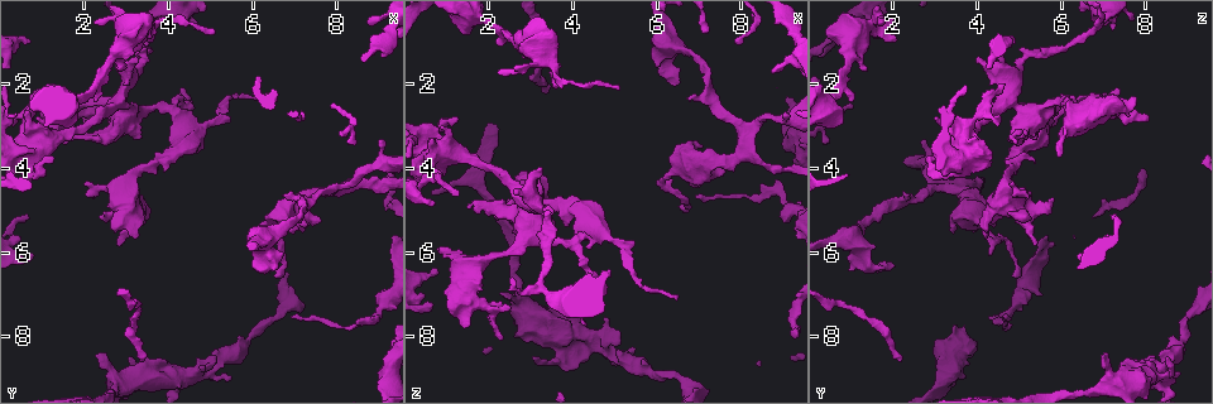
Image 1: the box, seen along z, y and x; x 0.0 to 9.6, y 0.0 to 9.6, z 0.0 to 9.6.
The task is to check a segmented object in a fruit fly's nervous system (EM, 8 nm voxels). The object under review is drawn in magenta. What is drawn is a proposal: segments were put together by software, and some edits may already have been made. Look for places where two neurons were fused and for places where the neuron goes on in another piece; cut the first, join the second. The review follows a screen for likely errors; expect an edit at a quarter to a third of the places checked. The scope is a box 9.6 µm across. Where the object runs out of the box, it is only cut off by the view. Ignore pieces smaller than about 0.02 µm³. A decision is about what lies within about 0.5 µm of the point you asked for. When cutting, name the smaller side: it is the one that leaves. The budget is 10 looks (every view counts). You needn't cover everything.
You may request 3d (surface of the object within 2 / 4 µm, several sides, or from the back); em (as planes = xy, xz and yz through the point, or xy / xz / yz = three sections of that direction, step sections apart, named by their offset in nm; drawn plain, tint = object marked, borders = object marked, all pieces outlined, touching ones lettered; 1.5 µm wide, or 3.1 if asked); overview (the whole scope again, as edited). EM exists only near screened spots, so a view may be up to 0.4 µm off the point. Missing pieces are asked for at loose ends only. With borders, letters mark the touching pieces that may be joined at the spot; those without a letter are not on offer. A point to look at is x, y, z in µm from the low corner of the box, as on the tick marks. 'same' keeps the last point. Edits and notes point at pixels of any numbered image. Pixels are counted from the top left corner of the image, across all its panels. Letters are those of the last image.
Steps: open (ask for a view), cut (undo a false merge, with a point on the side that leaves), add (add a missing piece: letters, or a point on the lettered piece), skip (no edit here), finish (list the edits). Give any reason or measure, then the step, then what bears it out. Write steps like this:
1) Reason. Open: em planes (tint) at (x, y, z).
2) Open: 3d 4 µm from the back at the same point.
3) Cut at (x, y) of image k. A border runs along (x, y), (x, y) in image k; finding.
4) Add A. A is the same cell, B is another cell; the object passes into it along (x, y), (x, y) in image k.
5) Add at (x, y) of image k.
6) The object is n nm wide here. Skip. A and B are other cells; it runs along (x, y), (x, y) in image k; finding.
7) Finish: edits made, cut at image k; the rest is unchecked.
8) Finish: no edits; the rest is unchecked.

Free end. Open: em planes (borders) at (2.80, 5.85, 5.35).

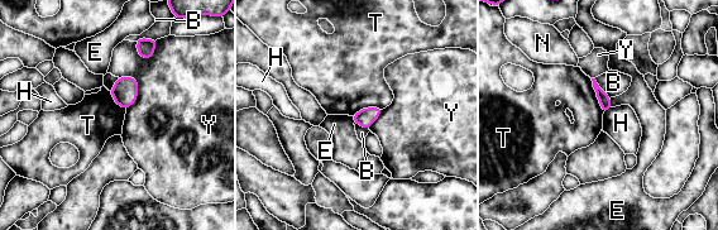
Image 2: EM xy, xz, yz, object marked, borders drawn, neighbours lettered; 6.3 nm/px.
The longest contact is with T, 240 nm. Skip. B, E, H, N, T and Y are other cells; no lettered piece goes on from it.

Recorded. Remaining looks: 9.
Branch stops here. Open: em planes (borders) at (1.55, 3.35, 4.95).

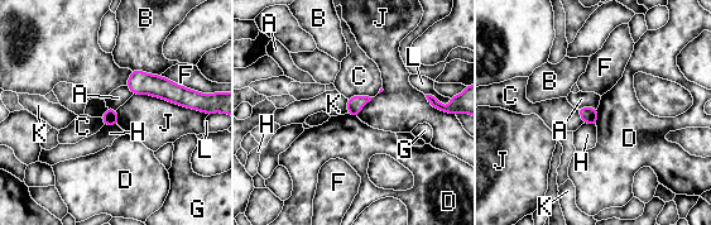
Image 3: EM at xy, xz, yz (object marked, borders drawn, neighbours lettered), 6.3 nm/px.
Skip. A, B, C, D, F, G, H, J, K and L are other cells; no lettered piece goes on from it.

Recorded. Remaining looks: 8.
Free end. Open: em xz step 8 (plain) at (2.25, 2.40, 1.05).

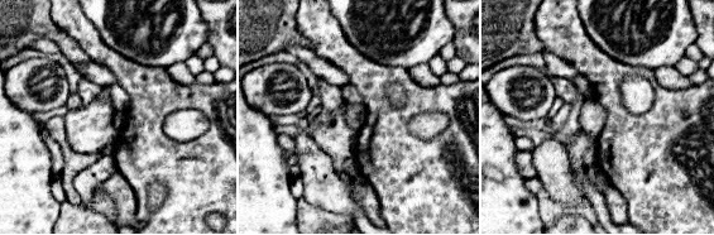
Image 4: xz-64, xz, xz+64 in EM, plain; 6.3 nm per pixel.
Open: em xz step 8 (borders) at the same point.

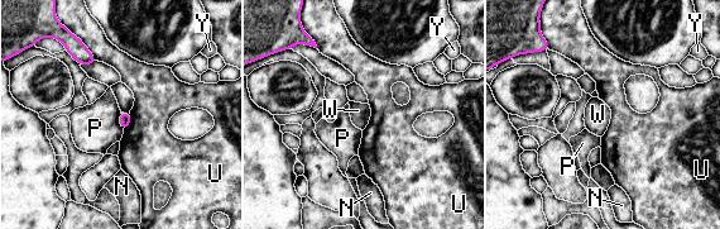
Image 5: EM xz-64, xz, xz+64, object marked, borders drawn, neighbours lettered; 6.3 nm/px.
Skip. N, P, U, W and Y are other cells; a border runs along (120, 114), (119, 123), (123, 130) in image 5; none of them fits.

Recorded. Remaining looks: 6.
Tapers out. Open: 3d 2 µm at (9.05, 3.35, 2.70).

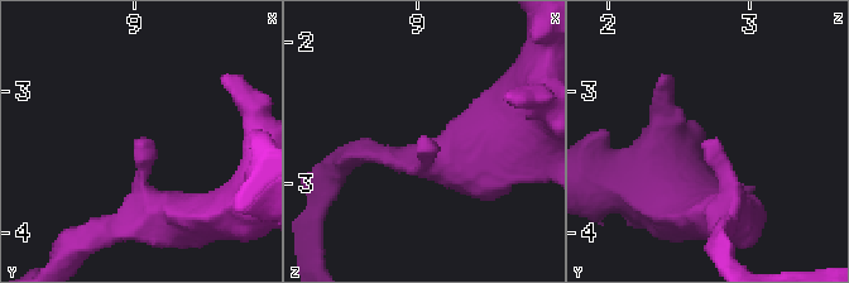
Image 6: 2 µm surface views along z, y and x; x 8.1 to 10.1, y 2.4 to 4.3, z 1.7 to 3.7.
Need the tissue. Open: em xz step 8 (borders) at (9.08, 3.36, 2.70).

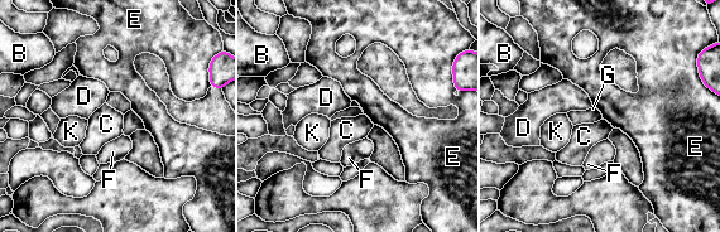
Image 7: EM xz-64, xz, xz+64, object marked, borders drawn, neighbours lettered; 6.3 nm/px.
Cut it another way. Open: em planes (borders) at the same point.

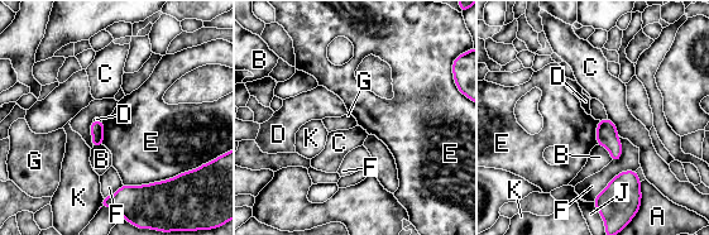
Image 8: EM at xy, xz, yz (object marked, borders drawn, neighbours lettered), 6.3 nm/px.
Skip. A, B, C, D, E, F, G, J and K are other cells; a border runs along (168, 178), (140, 185), (123, 185) in image 8; no lettered piece goes on from it.

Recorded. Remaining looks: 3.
Finish: no edits; the rest is unchecked.

